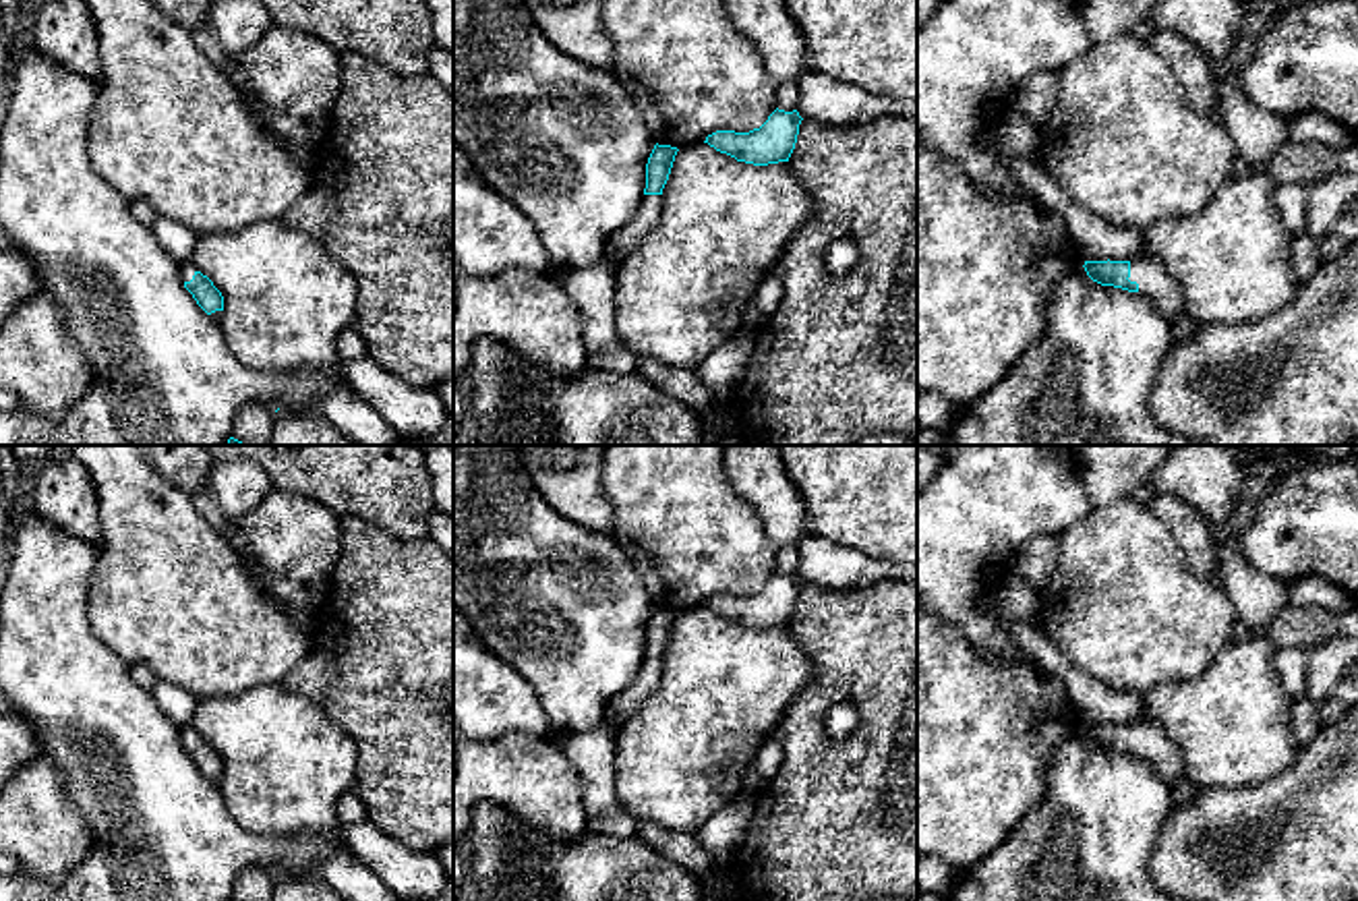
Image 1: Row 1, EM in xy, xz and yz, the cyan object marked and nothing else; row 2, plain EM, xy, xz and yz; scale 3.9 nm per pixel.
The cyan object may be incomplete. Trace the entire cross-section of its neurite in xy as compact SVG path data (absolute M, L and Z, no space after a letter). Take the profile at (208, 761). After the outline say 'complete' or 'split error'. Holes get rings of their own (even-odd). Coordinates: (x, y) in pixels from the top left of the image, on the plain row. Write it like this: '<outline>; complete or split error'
M193 725L180 727L180 739L182 739L184 752L193 758L197 768L213 783L219 783L224 775L224 760L213 750L213 746L207 739L203 739Z; split error

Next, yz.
M1157 721L1085 725L1083 731L1087 739L1101 750L1145 758L1168 785L1184 779L1182 752Z; split error

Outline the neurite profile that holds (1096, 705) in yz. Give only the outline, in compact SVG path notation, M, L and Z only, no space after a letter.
M992 592L983 601L983 611L1010 632L1039 669L1064 681L1081 723L1132 725L1141 719L1145 694L1114 692L1093 681L1064 657L1064 652L1043 634L1037 621L1008 619L1000 611Z

